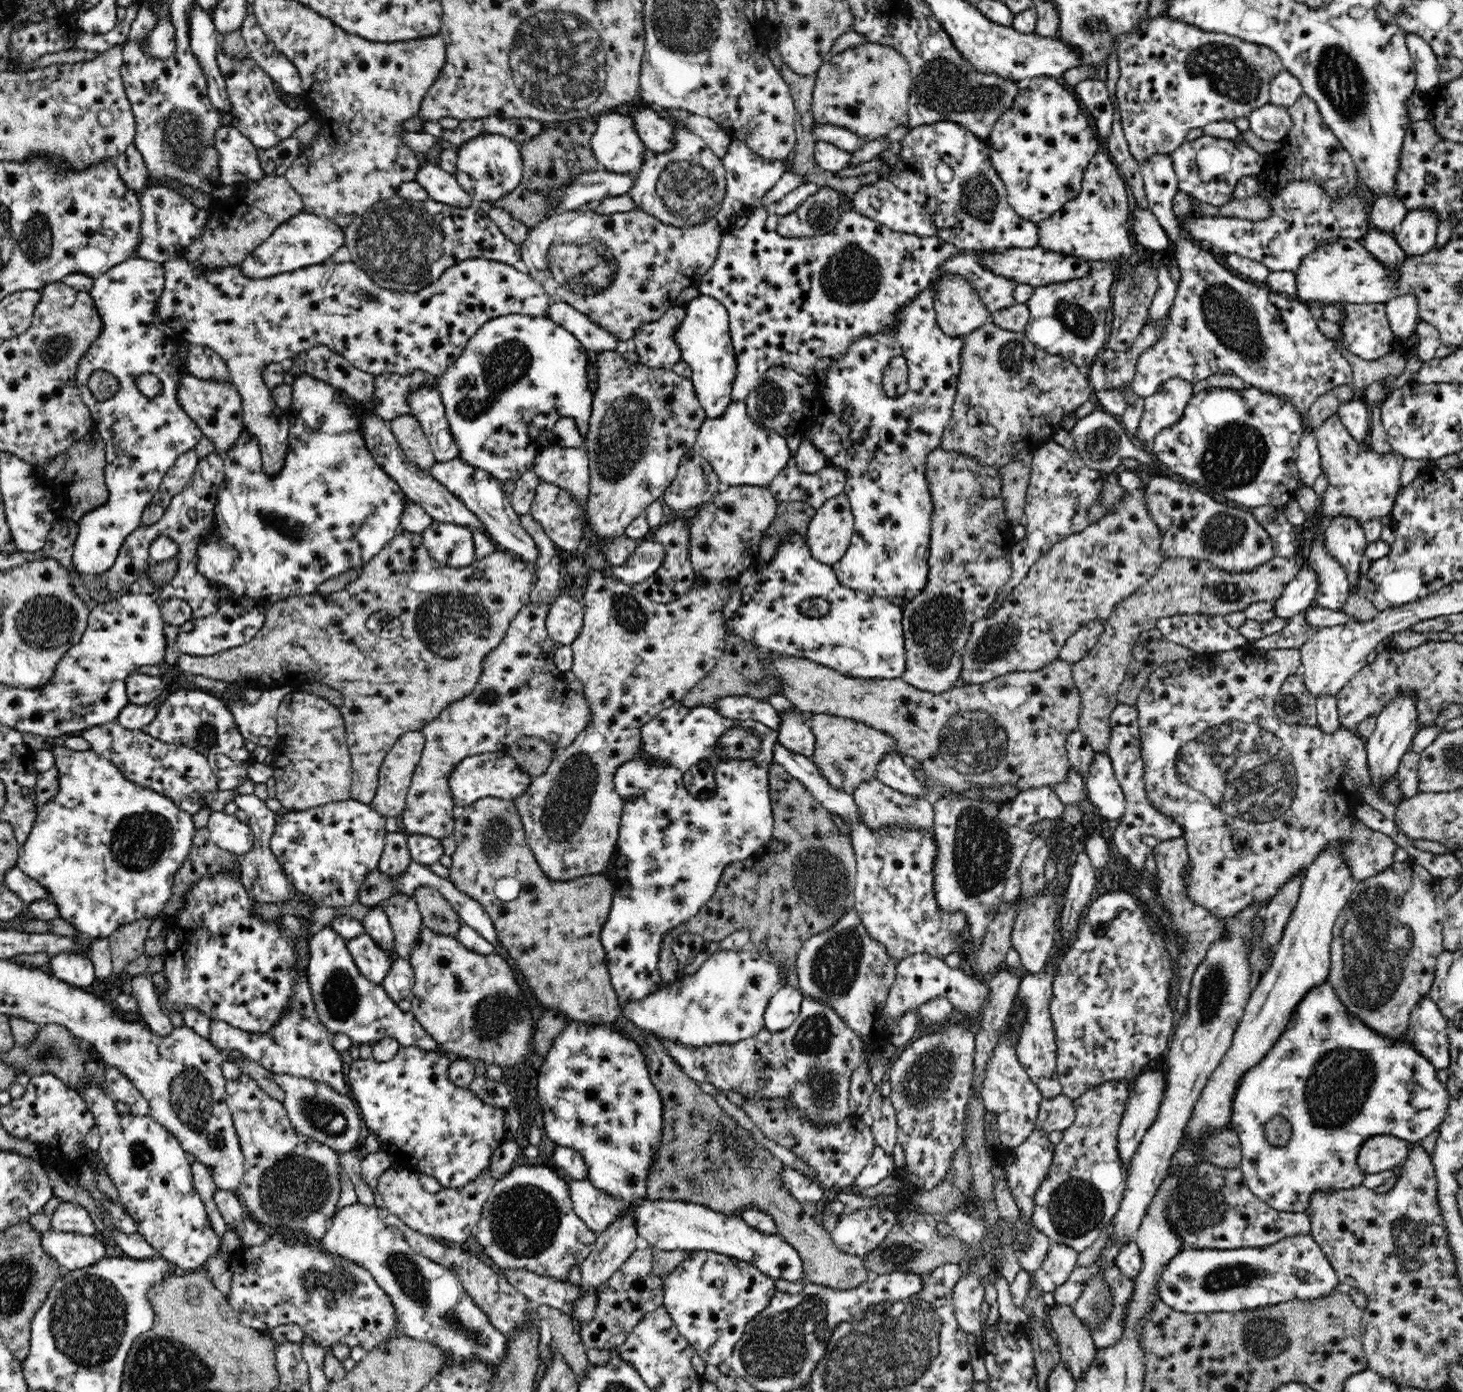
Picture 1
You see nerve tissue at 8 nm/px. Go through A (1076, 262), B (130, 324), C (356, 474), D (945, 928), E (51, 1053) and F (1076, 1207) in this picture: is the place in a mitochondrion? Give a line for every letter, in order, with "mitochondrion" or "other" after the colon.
A: other
B: other
C: other
D: other
E: mitochondrion
F: mitochondrion

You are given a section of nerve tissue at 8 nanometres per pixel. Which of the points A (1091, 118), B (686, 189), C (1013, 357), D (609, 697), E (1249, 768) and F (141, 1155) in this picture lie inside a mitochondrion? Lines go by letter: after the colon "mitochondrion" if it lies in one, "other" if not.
A: other
B: mitochondrion
C: mitochondrion
D: other
E: mitochondrion
F: mitochondrion

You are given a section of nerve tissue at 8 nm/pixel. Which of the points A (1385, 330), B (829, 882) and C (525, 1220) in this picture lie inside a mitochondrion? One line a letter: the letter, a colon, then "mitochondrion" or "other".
A: other
B: mitochondrion
C: mitochondrion

